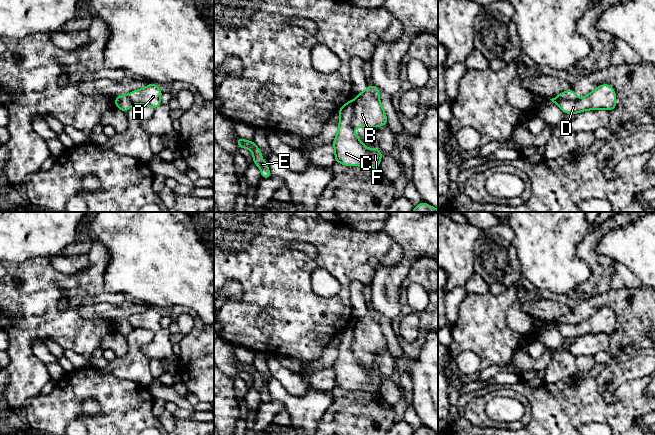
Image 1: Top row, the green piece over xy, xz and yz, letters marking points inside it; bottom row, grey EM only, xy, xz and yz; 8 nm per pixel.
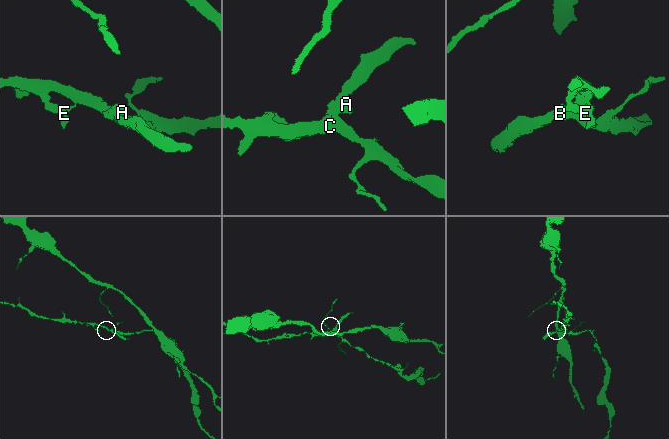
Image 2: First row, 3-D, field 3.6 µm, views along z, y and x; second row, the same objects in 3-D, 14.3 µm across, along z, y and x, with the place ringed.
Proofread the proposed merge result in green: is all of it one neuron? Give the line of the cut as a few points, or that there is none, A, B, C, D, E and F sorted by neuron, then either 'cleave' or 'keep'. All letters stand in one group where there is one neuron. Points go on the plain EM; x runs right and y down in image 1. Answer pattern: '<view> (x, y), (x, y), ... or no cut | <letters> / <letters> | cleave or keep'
xz (354, 326), (352, 350) | A B / C D E F | cleave

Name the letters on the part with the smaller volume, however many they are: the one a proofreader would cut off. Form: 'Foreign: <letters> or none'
Foreign: A, B

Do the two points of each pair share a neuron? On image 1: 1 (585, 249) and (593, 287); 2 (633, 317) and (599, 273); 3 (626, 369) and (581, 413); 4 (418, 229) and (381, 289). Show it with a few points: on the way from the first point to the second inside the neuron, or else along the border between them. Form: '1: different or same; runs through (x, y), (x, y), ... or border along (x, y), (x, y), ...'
1: same; runs through (592, 258), (596, 262), (596, 278)
2: different; border along (610, 288), (604, 292), (588, 296)
3: different; border along (601, 370), (597, 377), (597, 389), (603, 398)
4: same; runs through (416, 244), (407, 262), (396, 274)

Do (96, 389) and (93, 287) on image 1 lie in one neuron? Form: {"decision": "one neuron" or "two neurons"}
{"decision": "two neurons"}

